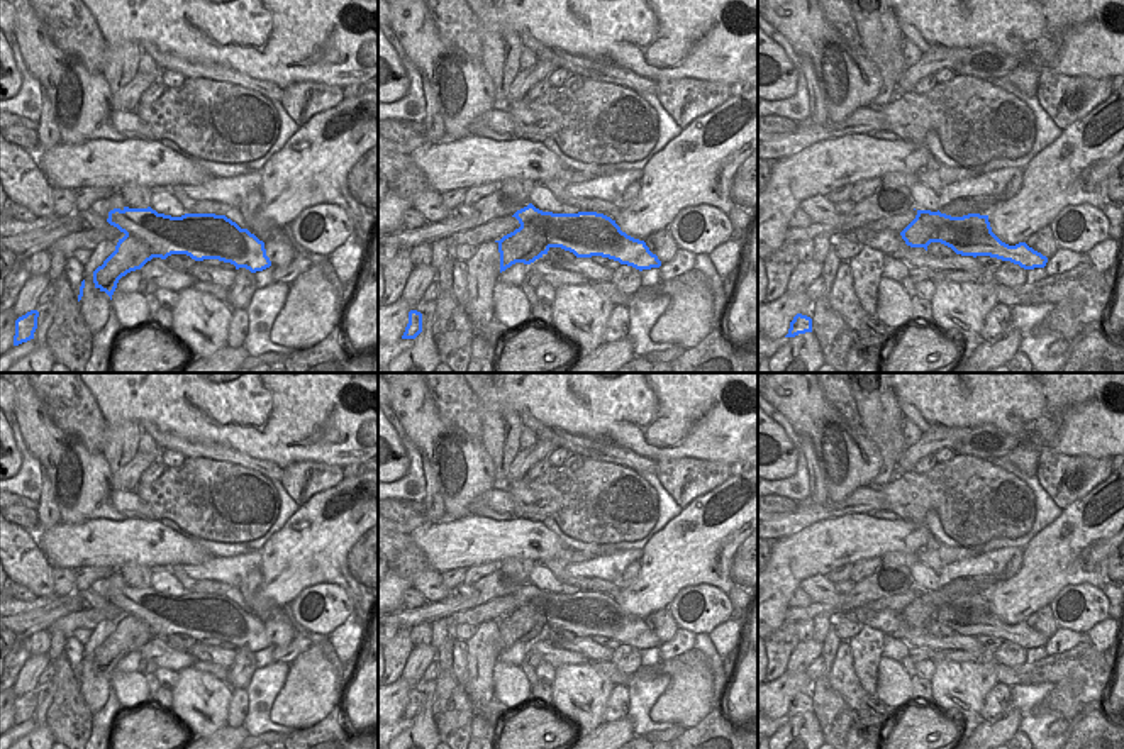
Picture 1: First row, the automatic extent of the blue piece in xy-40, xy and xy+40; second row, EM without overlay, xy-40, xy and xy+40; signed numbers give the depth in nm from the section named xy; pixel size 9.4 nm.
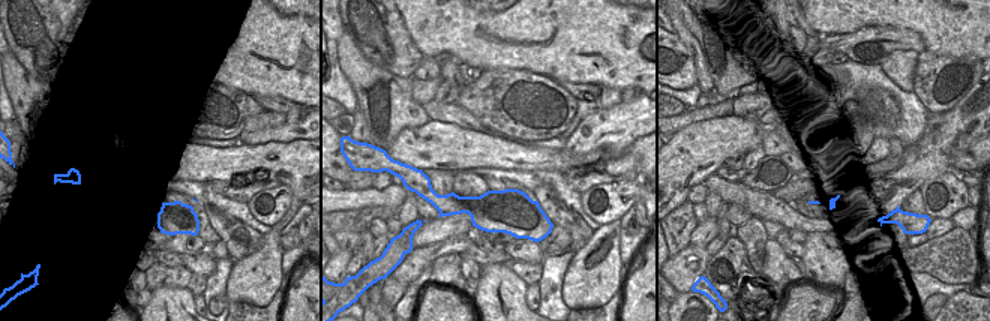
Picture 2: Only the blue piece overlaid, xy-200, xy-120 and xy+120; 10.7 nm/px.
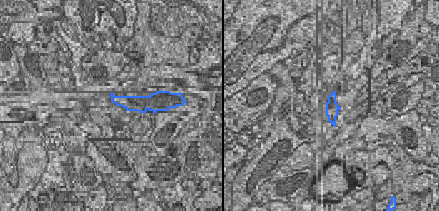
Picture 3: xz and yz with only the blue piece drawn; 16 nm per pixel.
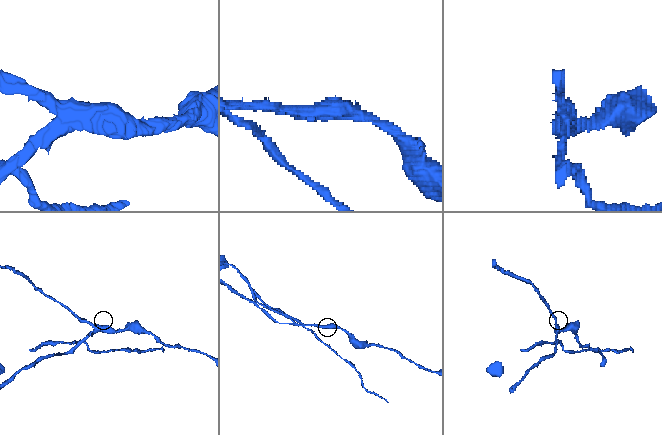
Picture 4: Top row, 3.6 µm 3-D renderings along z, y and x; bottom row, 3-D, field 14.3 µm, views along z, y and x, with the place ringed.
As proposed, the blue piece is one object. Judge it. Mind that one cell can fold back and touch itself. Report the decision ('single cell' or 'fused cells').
fused cells

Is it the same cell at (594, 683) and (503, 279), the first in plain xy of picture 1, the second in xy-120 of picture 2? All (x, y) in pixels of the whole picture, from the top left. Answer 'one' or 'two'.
one

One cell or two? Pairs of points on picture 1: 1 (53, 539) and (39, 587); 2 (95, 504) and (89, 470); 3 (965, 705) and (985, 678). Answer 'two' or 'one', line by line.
1: two
2: one
3: one

